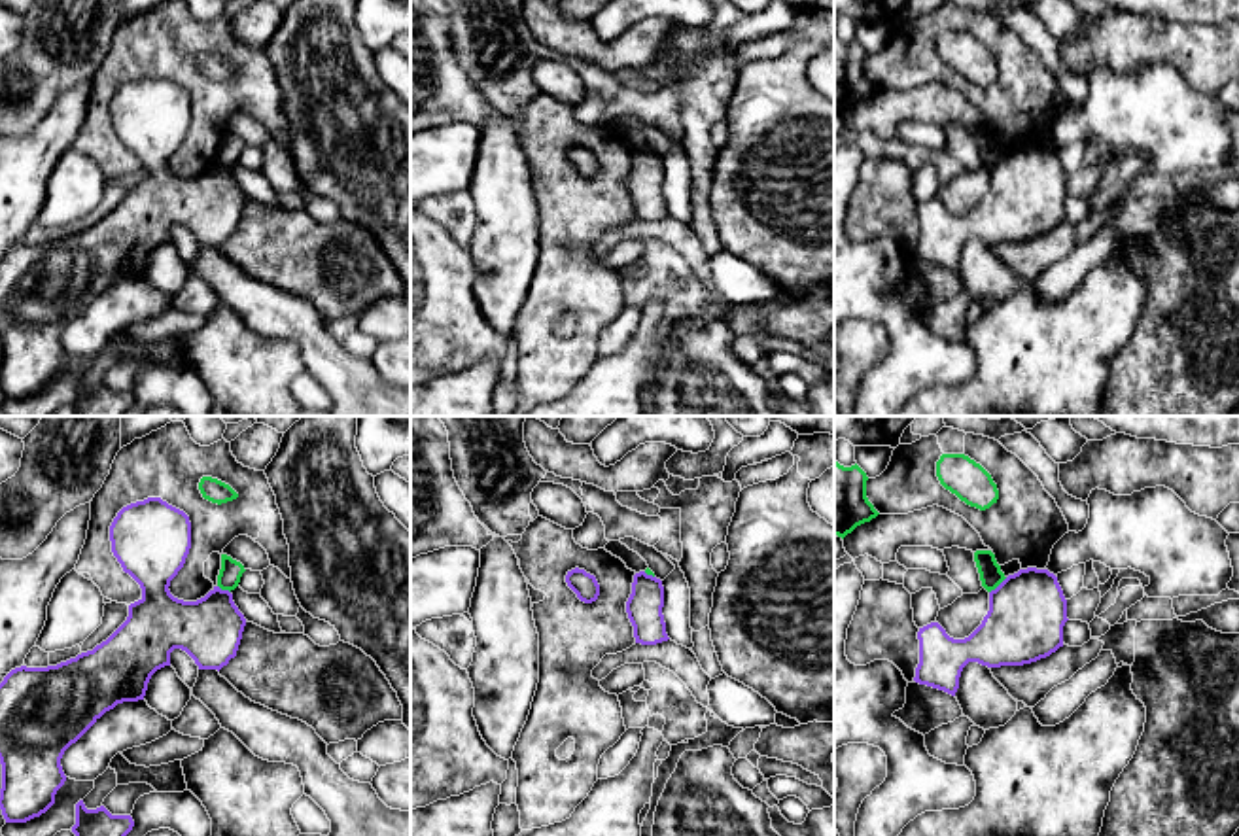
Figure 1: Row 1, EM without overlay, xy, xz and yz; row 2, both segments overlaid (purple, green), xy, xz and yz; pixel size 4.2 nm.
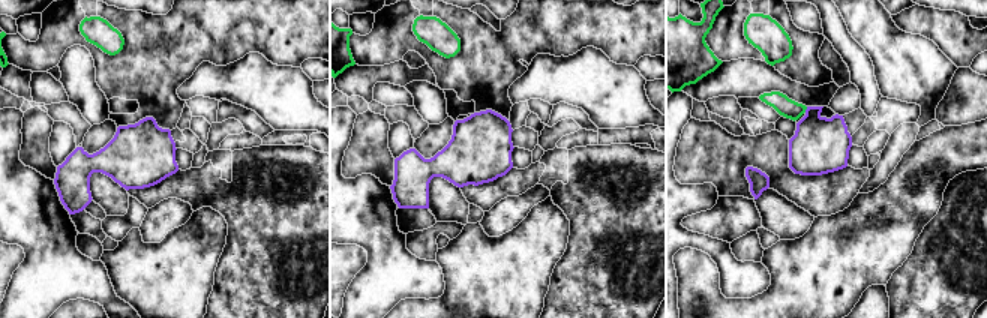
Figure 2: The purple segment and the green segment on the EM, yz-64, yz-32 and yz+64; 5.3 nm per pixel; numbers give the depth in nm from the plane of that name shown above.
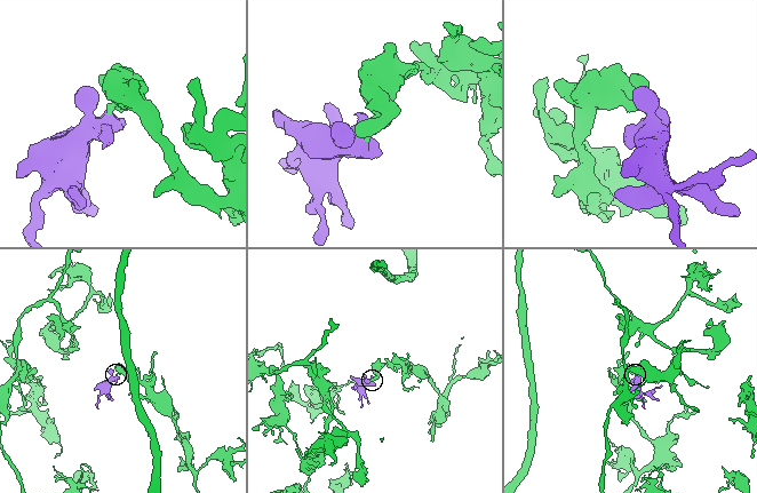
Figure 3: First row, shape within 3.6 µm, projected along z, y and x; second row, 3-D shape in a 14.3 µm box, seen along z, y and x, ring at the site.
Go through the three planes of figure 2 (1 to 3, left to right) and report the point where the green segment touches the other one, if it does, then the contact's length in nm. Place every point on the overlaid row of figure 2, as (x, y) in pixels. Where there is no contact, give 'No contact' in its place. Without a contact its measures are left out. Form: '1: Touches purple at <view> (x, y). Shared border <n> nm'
1: No contact
2: No contact
3: Touches purple at yz+64 (806, 110). Shared border 40 nm

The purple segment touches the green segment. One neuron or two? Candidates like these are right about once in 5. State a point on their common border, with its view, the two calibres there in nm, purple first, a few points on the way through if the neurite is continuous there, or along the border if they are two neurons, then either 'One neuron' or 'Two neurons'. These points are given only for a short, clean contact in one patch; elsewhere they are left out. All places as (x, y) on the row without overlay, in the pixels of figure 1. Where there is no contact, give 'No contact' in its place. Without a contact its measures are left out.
Touches purple at yz (999, 161). Thickness 320 nm (purple) against 100 nm. Boundary: yz (1007, 154), (990, 169). Two neurons

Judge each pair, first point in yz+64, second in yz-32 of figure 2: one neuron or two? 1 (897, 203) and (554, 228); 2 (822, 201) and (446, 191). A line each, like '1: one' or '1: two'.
1: one
2: two

